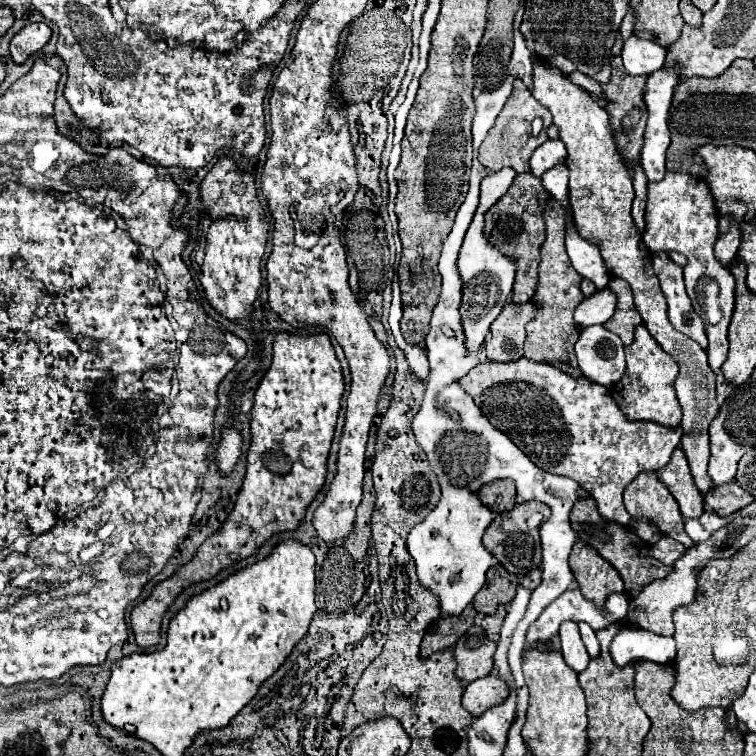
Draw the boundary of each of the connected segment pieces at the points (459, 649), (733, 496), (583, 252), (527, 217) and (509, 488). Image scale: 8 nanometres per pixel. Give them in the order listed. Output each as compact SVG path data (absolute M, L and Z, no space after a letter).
M473 625L457 643L455 643L455 659L457 659L457 677L465 683L471 683L479 677L485 677L493 669L493 653L497 645L487 639L485 631Z
M735 481L733 483L725 483L721 487L711 487L711 491L707 491L703 495L705 503L721 517L729 517L735 511L739 511L741 507L745 507L747 503L751 503L755 497L749 495L747 491L743 491Z
M573 219L567 221L567 253L579 275L591 279L597 289L603 289L609 283L609 275L601 259L601 253L597 251L597 247L593 247L593 243L579 237Z
M521 173L515 177L511 189L497 201L495 207L485 215L485 235L491 243L495 243L503 253L515 255L517 259L517 277L513 285L513 301L525 303L531 301L537 291L537 275L539 275L539 249L545 241L545 205L547 205L547 191L541 185L541 179L533 173Z
M501 479L501 481L491 481L481 487L479 499L483 505L487 505L491 511L501 513L507 511L515 505L515 483L511 479Z

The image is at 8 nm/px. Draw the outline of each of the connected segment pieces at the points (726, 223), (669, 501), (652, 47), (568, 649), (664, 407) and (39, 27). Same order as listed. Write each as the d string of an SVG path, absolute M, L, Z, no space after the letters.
M731 215L719 217L719 239L715 243L715 255L717 259L729 267L739 245L741 245L741 227L737 221L733 221Z
M655 471L637 475L637 479L625 487L623 501L631 517L647 517L649 521L657 523L663 535L683 543L687 549L693 547L693 541L683 531L683 517L679 507L667 487L657 479Z
M631 35L623 45L623 65L629 71L629 75L643 75L653 73L663 67L667 49L659 43L653 43L651 39L641 39L637 35Z
M573 621L561 623L559 637L561 637L561 653L563 653L565 663L567 663L575 673L585 671L585 667L589 665L591 659L589 659L587 649L585 649L585 645L583 645L583 641L581 641L577 623L573 623Z
M639 325L635 329L635 341L625 347L625 357L627 357L627 369L623 379L613 387L615 391L611 393L613 399L617 401L619 409L627 415L629 421L655 421L663 427L677 427L681 423L681 407L675 397L673 383L679 375L679 367L669 357L659 343L651 337L651 333Z
M27 23L11 39L11 59L15 63L25 63L29 55L39 51L51 39L51 27L47 23Z

